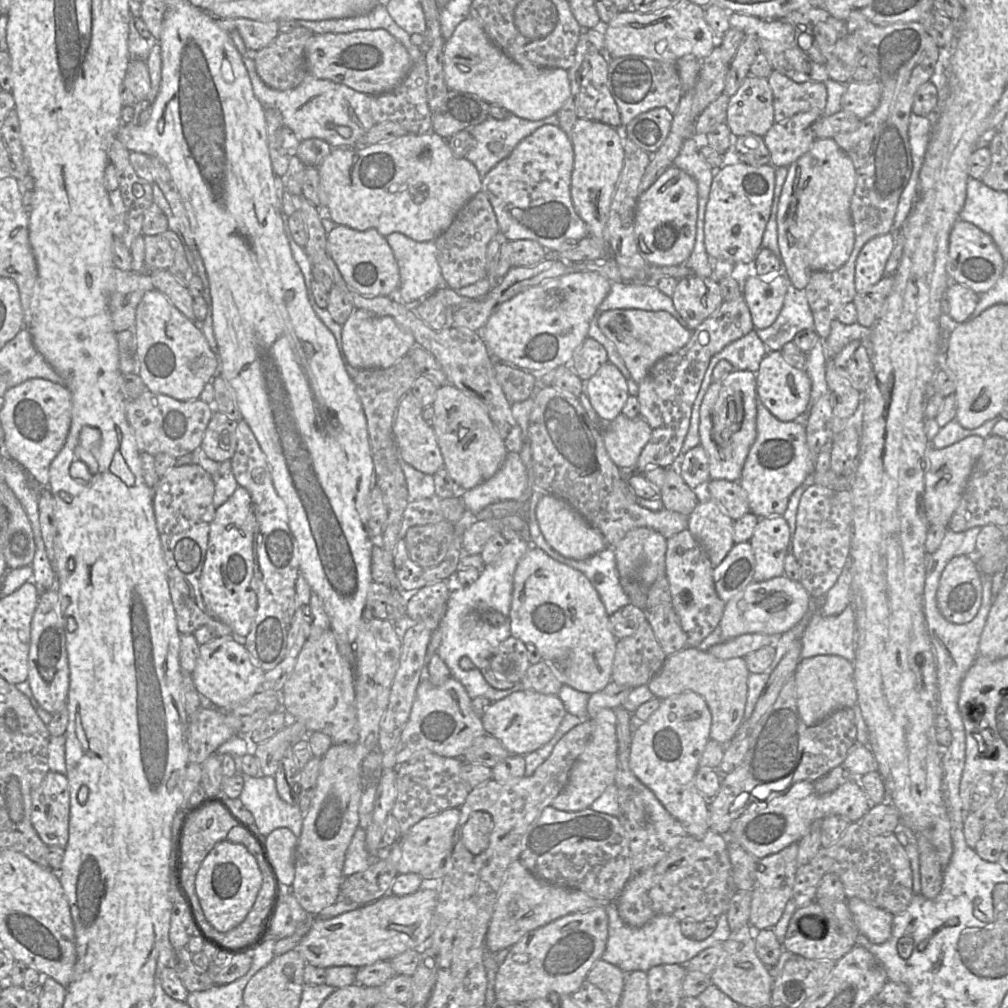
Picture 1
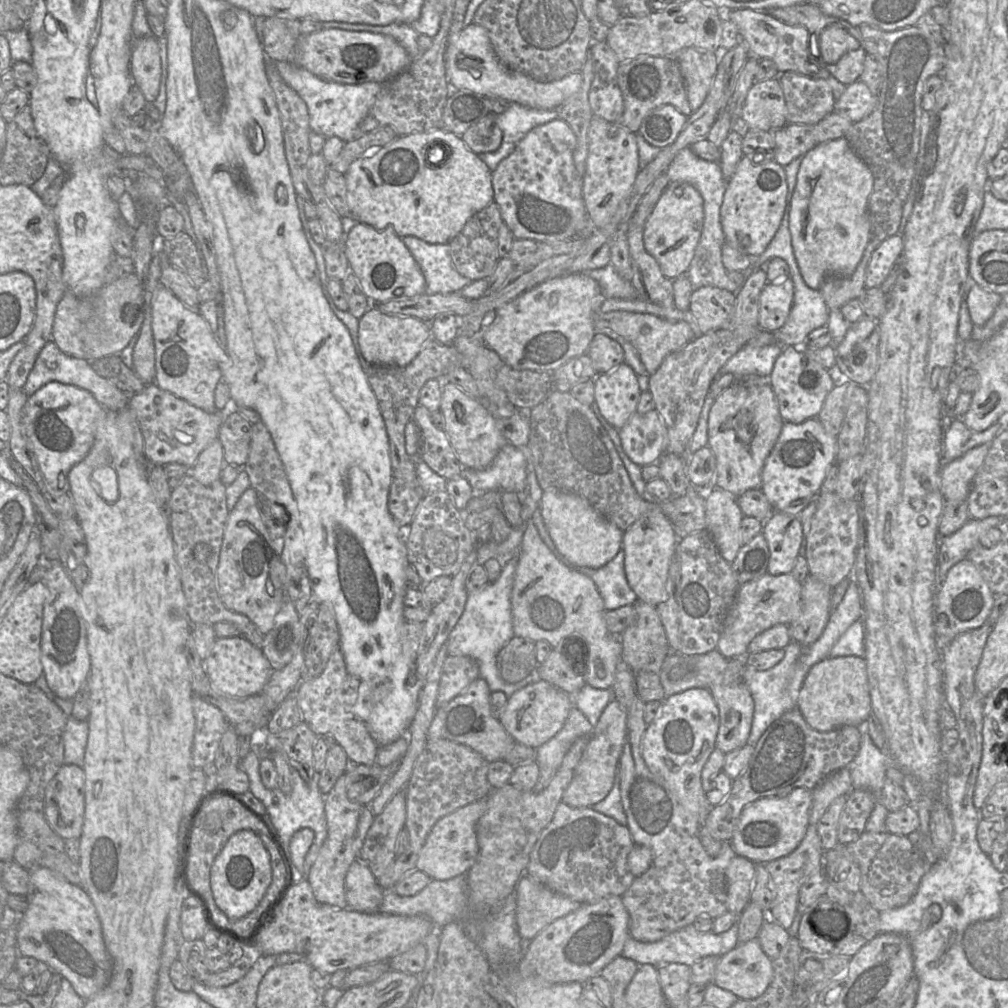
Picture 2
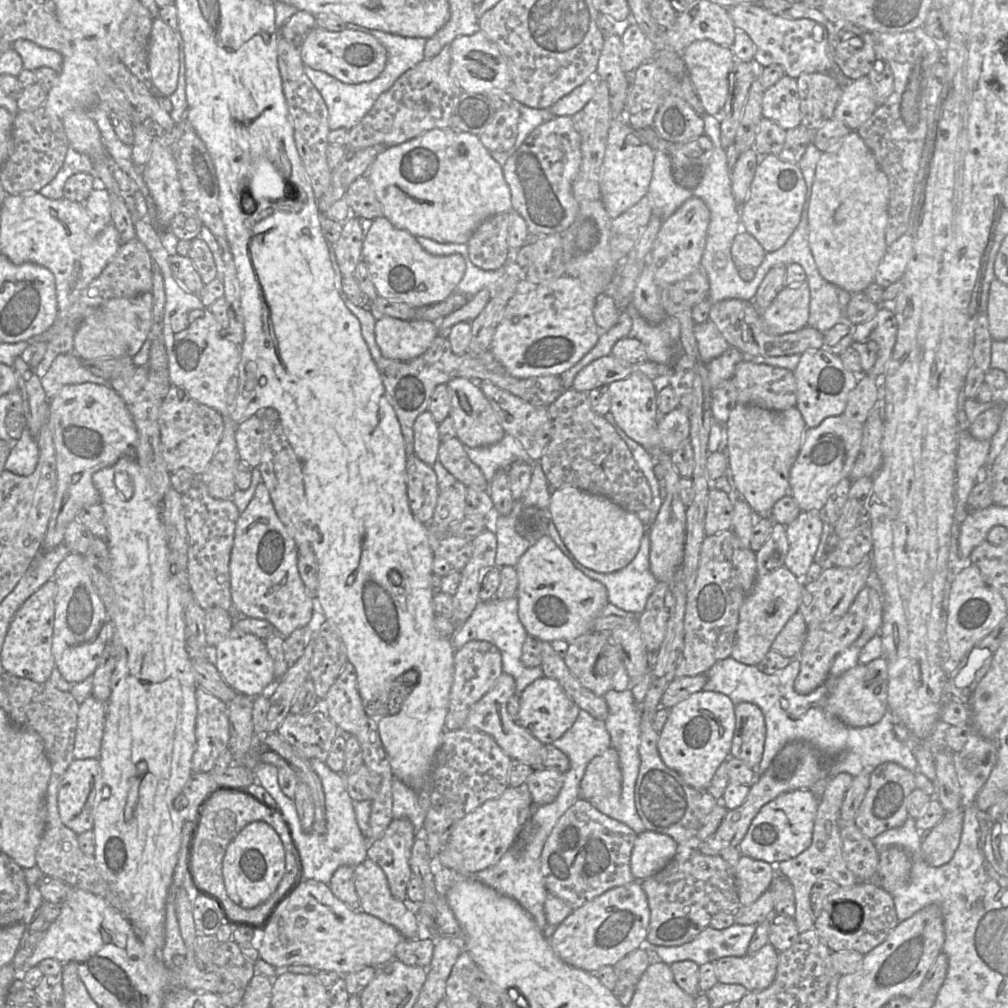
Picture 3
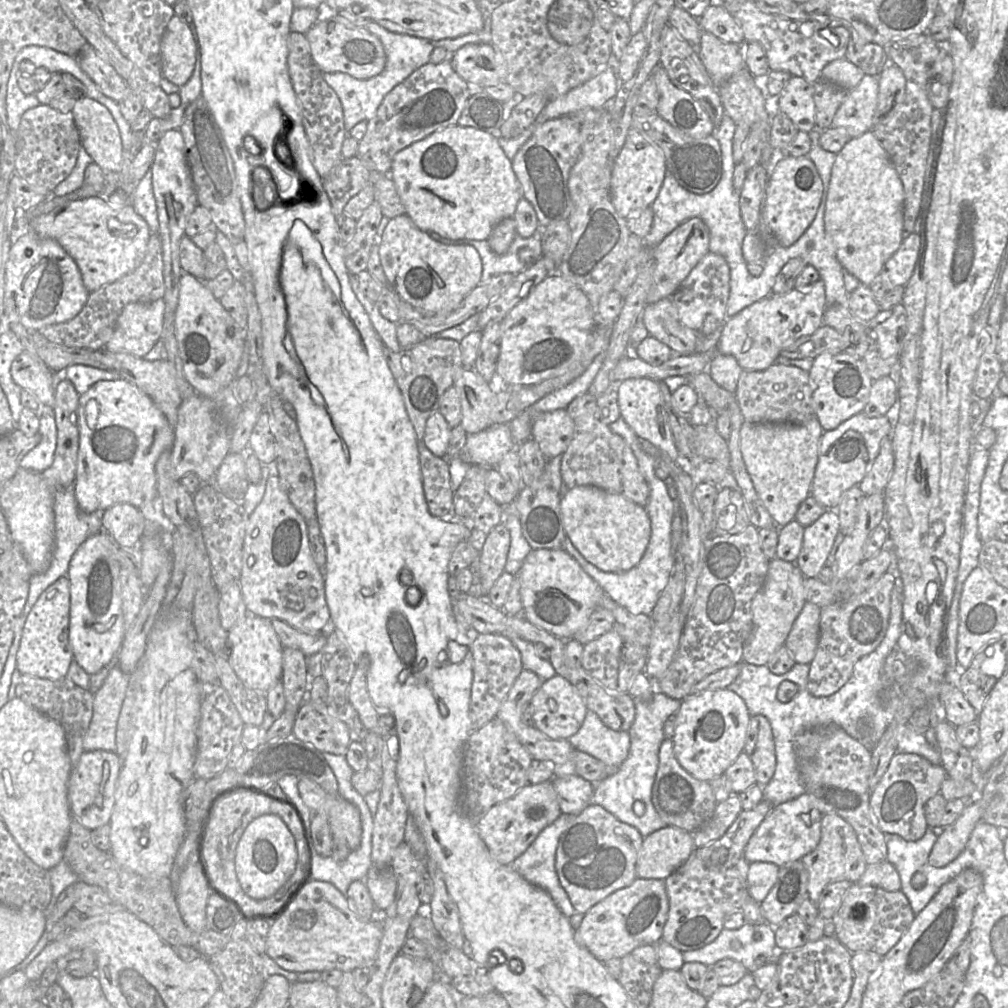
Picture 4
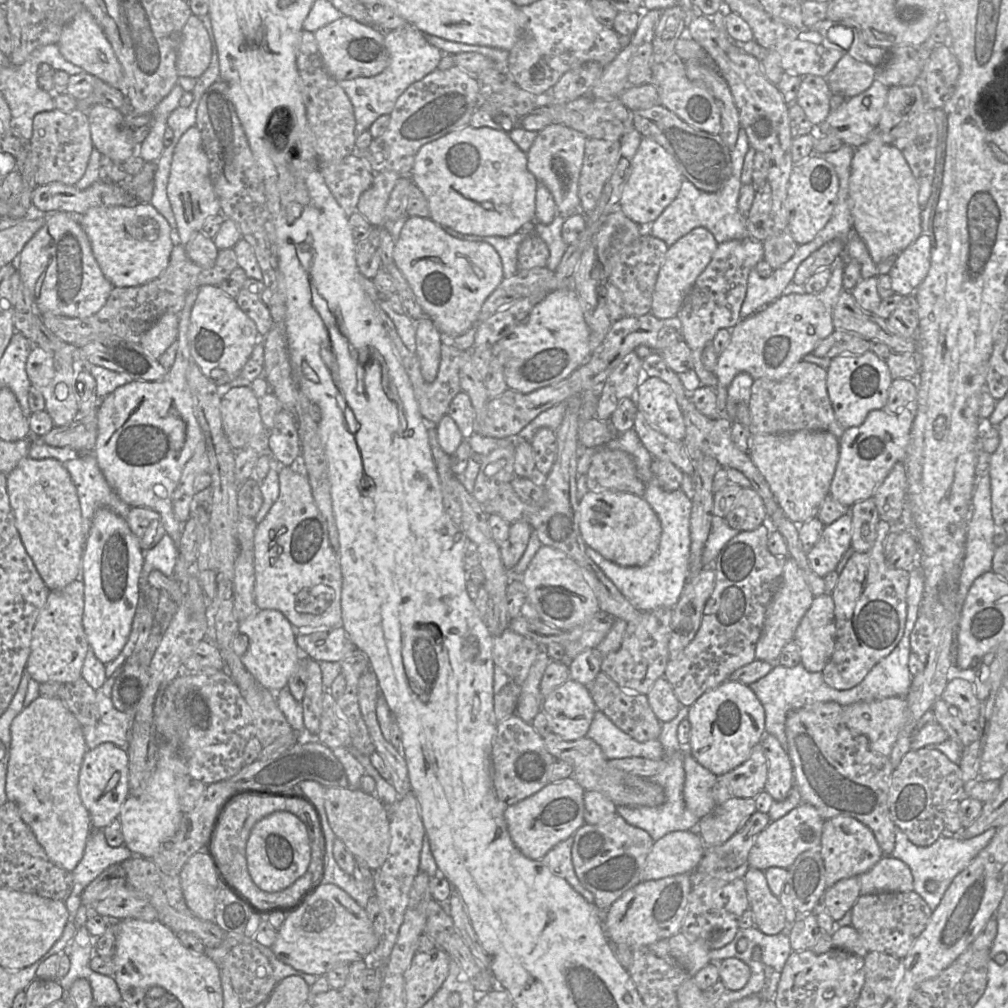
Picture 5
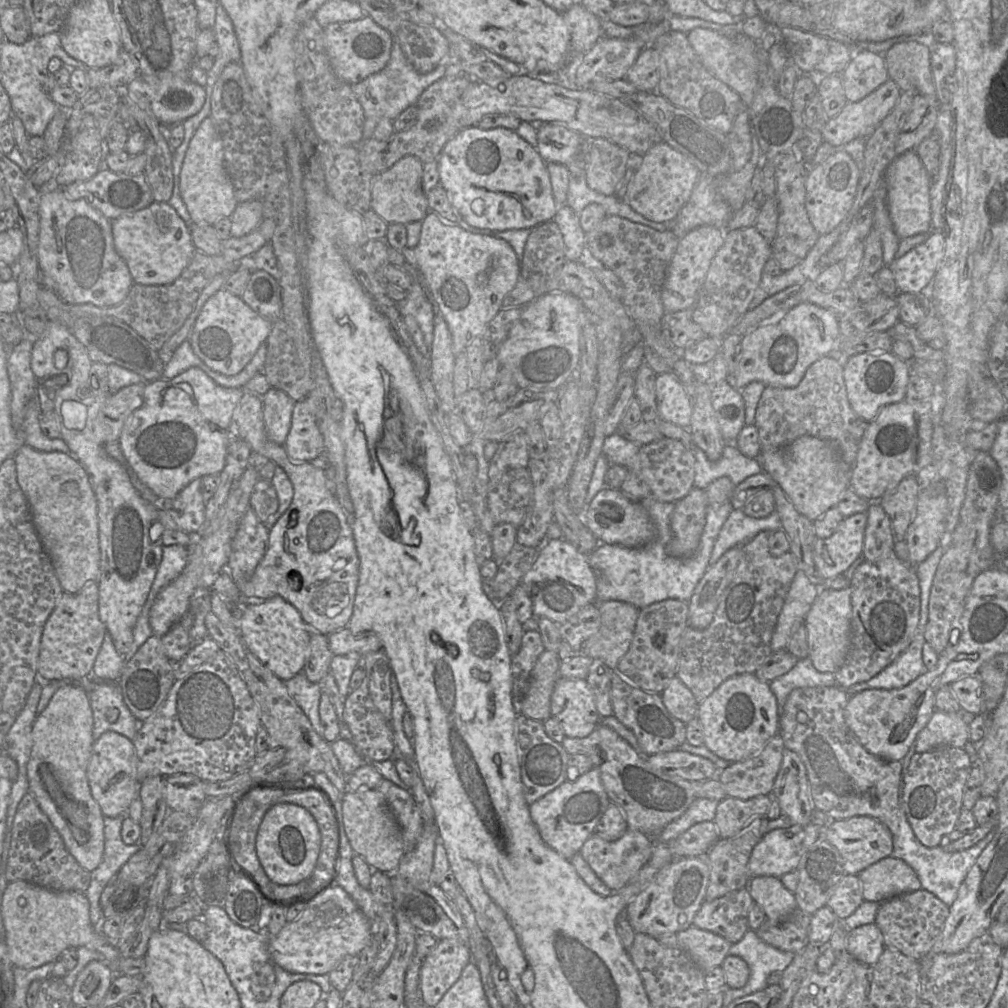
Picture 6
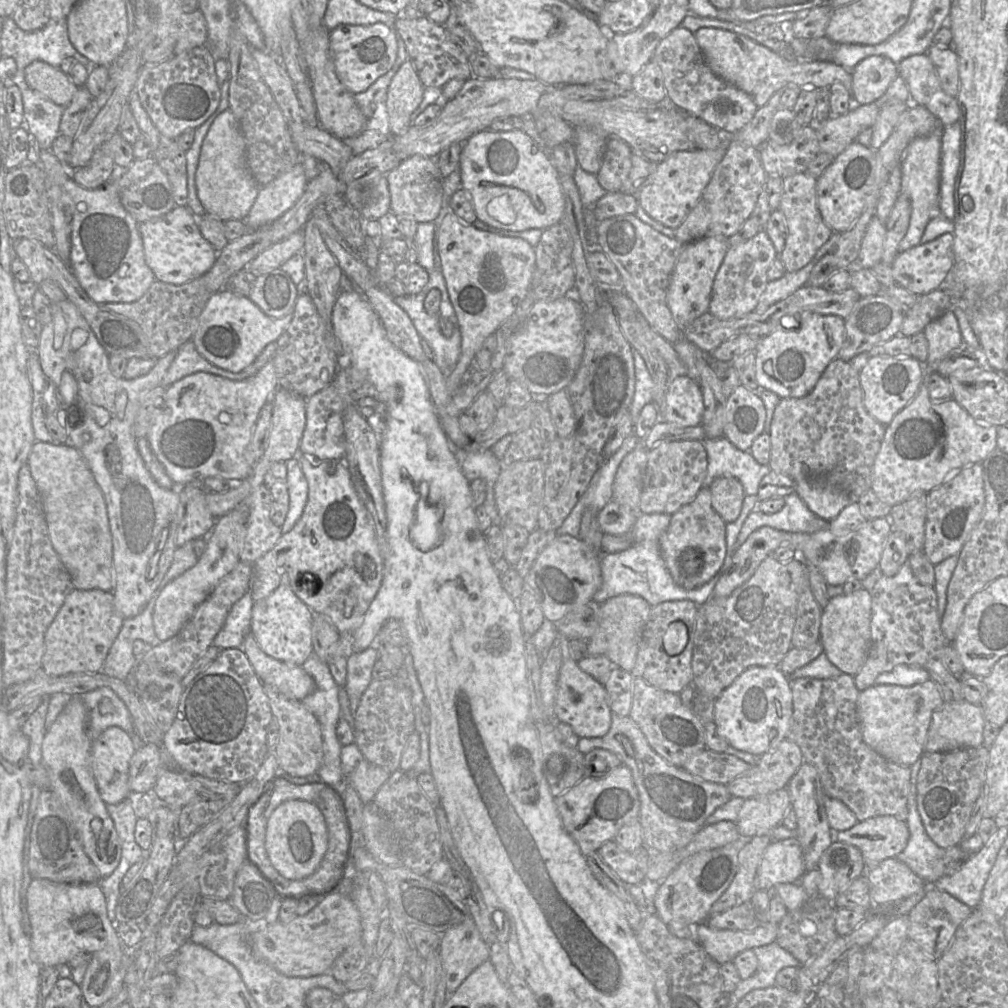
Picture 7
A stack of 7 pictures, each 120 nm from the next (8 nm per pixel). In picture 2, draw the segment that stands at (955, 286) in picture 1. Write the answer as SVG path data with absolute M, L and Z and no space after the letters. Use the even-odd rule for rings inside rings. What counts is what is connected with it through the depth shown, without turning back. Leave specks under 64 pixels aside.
M971 283L966 294L966 305L974 325L985 324L994 314L1002 295Z

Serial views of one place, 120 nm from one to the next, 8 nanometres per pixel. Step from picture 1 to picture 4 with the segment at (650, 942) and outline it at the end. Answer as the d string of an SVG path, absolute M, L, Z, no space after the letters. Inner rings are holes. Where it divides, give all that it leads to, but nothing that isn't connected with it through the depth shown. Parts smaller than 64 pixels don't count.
M746 922L739 929L723 929L712 943L694 951L682 952L683 961L685 963L699 962L706 966L713 966L719 961L731 959L742 963L748 972L751 972L751 966L754 966L756 959L760 956L766 957L770 962L777 963L784 952L778 948L775 942L775 930L777 926L767 923L757 925Z

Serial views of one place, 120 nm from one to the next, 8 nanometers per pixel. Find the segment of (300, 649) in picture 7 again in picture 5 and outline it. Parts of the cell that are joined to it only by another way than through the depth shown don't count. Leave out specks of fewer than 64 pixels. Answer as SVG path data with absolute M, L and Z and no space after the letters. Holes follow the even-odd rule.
M259 609L251 618L239 624L231 649L263 687L279 691L287 685L303 656L296 643L297 634L298 628L295 629L280 611Z

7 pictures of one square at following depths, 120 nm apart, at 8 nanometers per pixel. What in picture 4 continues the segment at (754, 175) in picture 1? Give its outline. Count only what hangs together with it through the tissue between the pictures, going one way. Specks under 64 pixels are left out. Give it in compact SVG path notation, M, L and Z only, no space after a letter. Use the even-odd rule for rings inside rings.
M806 156L782 157L768 176L761 222L775 234L781 247L794 244L813 222L823 195L823 183L815 164Z

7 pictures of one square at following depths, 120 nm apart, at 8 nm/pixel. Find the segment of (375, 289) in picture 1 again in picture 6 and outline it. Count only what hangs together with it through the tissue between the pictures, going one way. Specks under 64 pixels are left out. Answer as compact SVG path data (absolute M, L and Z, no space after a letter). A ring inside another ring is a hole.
M429 211L421 221L420 239L414 251L415 267L426 295L436 303L451 333L455 356L475 338L482 338L487 325L502 310L507 293L516 285L521 263L505 240L471 233L452 221Z

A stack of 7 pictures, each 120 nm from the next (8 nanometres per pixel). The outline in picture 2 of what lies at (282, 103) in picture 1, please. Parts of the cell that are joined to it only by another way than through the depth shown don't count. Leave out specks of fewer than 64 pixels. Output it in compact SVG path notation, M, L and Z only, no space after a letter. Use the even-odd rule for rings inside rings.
M266 57L266 72L268 65L275 65L283 80L305 101L308 108L309 125L312 133L325 135L326 137L335 136L344 142L350 141L356 137L361 122L375 103L384 84L379 82L368 82L352 85L327 81L319 78L298 64L293 64L288 61L274 62Z

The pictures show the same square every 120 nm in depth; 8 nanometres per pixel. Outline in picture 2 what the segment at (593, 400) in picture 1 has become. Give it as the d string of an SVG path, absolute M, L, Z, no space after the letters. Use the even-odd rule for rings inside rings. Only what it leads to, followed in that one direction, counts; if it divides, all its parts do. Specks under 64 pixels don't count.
M625 363L594 380L594 404L617 430L636 413L641 396L638 375Z

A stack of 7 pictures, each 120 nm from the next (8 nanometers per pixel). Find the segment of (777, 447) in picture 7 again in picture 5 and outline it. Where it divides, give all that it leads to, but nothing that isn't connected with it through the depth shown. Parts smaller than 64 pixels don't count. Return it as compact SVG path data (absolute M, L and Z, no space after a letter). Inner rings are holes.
M801 361L780 380L754 379L748 403L752 435L781 434L796 431L825 431L840 438L844 433L838 423L826 386L827 370Z

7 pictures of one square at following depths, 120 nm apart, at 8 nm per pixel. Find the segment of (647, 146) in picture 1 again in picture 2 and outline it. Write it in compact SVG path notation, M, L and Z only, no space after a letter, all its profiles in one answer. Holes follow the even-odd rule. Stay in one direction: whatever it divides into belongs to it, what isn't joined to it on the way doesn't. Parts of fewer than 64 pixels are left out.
M672 105L660 106L643 119L637 134L652 146L664 148L672 144L687 121L687 116L682 114Z

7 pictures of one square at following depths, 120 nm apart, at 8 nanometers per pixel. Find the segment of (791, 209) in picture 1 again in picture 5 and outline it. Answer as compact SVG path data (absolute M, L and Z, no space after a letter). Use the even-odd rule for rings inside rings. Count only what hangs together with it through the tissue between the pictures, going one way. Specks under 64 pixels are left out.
M867 141L855 148L849 176L849 207L852 228L866 245L868 253L876 265L888 258L896 257L913 244L923 233L921 212L918 202L918 183L903 154L893 145Z

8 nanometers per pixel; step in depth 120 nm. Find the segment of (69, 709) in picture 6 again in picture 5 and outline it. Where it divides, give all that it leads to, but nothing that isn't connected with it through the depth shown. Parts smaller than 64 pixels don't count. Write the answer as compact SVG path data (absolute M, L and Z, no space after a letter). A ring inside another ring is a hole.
M40 696L13 719L10 732L11 750L5 784L7 799L18 805L21 818L30 827L49 859L72 872L83 857L93 829L90 814L81 801L78 789L79 772L88 750L83 728L60 699Z

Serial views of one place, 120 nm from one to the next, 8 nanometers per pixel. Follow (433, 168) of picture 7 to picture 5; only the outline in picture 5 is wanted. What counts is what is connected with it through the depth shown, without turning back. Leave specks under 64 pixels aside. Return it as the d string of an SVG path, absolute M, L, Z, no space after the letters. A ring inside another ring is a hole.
M393 171L375 173L372 183L361 195L357 212L373 227L382 227L387 221L386 206L400 177Z

